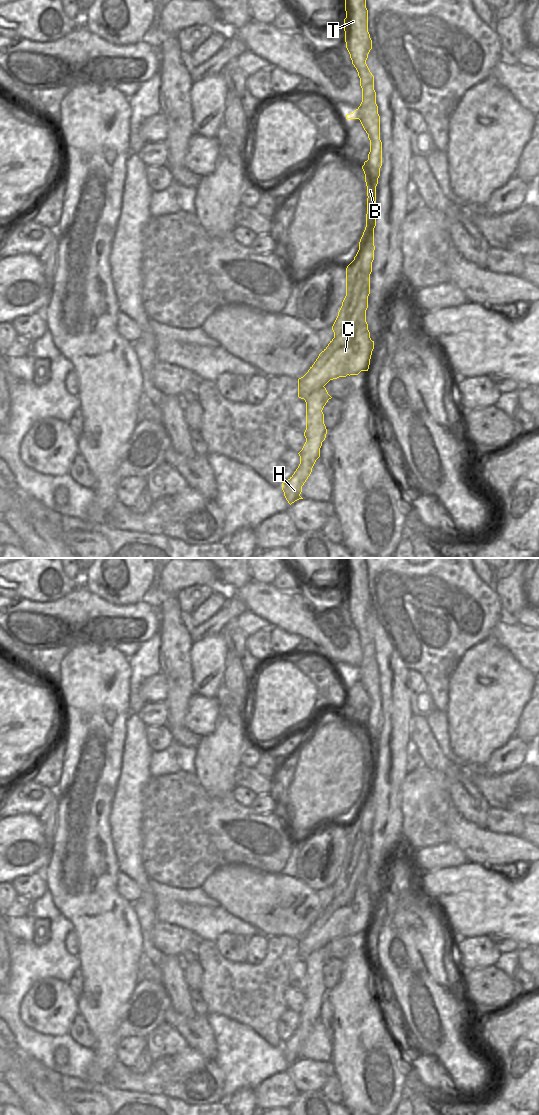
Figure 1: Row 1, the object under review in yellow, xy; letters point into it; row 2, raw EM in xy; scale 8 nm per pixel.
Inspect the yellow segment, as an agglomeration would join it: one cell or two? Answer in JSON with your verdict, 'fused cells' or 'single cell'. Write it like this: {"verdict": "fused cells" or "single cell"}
{"verdict": "fused cells"}

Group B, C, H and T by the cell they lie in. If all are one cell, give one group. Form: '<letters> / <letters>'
B H T / C

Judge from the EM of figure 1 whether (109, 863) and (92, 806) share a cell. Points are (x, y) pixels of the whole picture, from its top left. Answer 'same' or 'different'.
same

